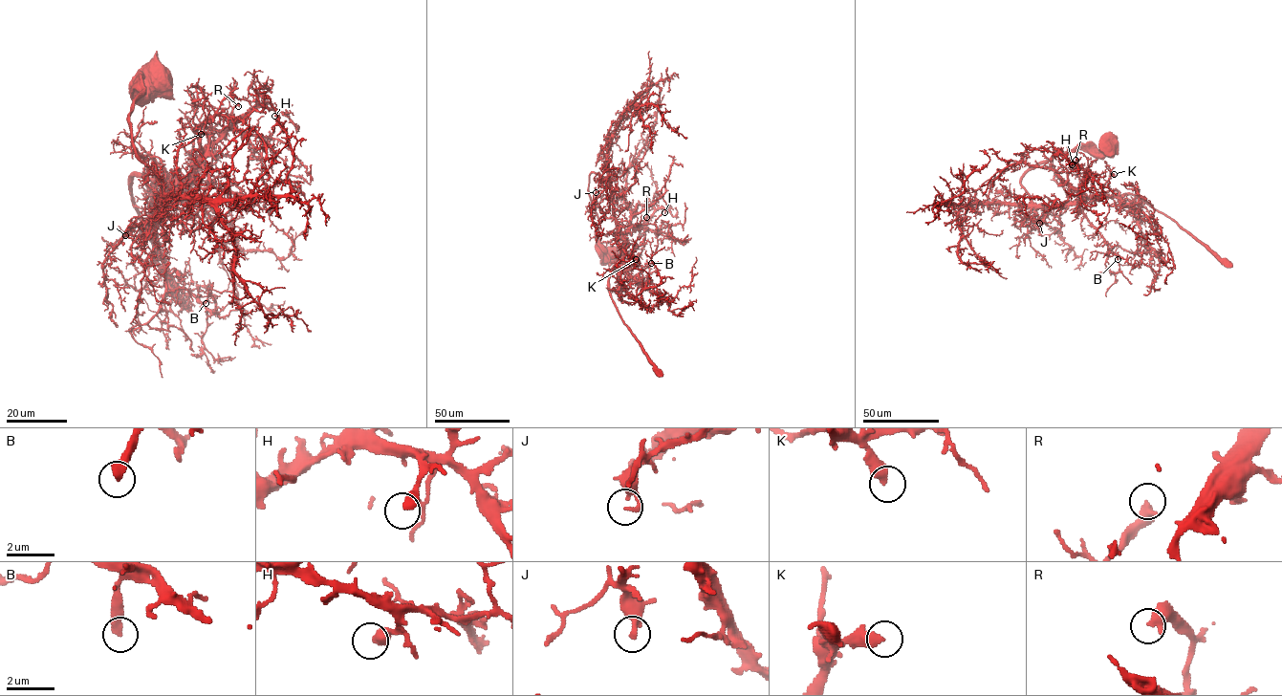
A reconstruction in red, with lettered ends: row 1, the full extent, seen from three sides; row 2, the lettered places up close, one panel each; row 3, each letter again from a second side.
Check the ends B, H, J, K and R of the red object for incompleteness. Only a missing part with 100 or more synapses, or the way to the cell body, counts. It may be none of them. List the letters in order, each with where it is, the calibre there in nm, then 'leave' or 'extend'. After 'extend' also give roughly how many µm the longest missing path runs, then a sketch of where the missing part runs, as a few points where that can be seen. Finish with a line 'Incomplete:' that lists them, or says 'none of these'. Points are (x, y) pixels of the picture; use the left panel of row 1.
B: at (206, 303); 400 nm thick; leave
H: at (274, 116); 400 nm thick; leave
J: at (125, 235); 160 nm thick; leave
K: at (201, 134); 480 nm thick; leave
R: at (238, 106); 500 nm thick; leave
Incomplete: none of these

